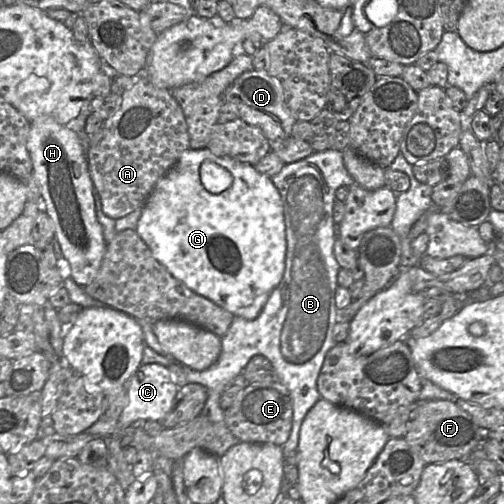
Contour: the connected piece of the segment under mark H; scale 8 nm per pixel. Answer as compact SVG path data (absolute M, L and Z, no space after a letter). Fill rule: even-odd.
M36 119L30 122L27 150L42 194L42 207L54 223L54 238L68 263L66 275L85 287L100 269L106 242L96 215L94 184L82 140L76 132L52 119Z

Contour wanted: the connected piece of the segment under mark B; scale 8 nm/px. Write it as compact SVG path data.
M333 149L314 152L302 160L286 164L270 179L279 191L283 203L287 250L283 278L271 292L260 315L254 320L235 316L229 330L221 337L218 360L202 371L194 370L167 356L168 353L153 333L153 324L138 321L143 329L145 345L165 356L168 365L176 362L184 370L189 383L206 387L207 400L201 414L214 426L220 442L220 451L215 454L218 458L239 442L224 422L220 397L234 381L242 380L244 367L255 355L265 356L272 363L278 381L290 392L293 424L288 440L282 445L284 458L297 451L301 425L309 410L321 398L317 379L325 356L337 344L333 339L333 328L337 323L335 293L341 267L334 256L336 236L333 206L337 189L342 186L350 187L355 181L343 164L342 151Z

